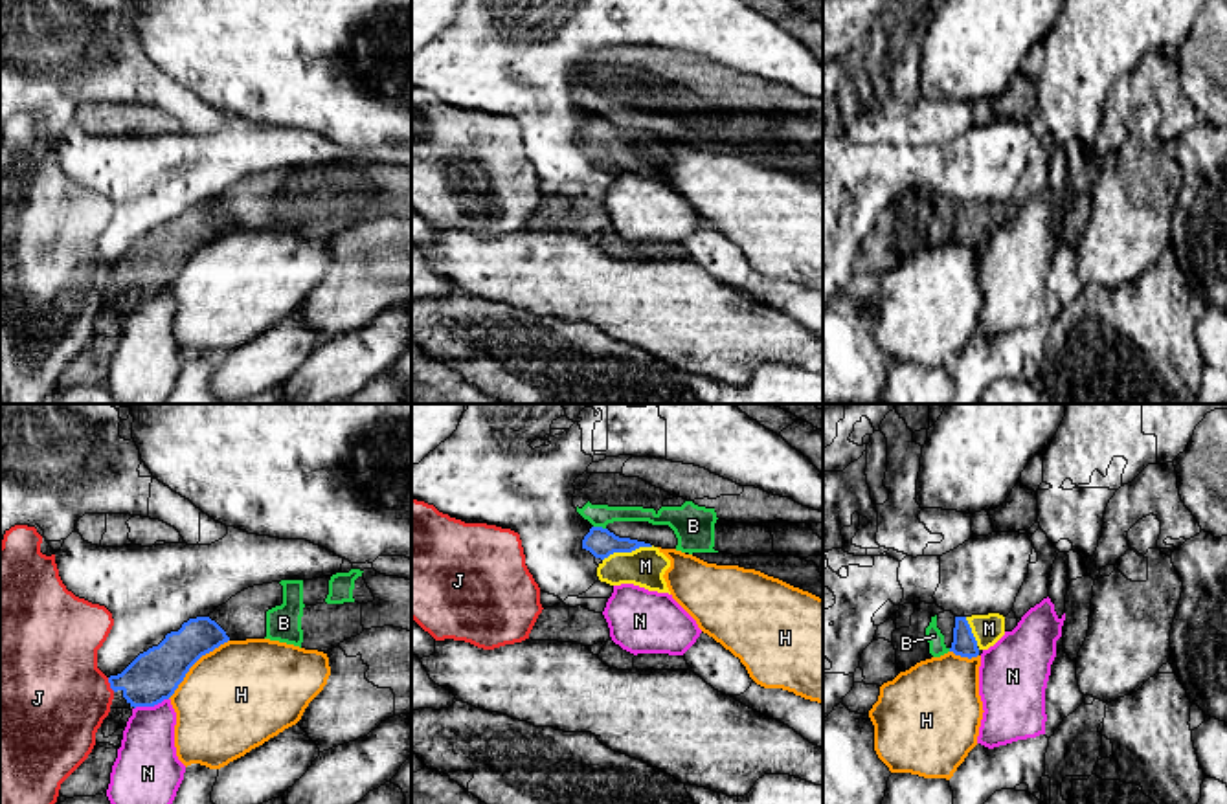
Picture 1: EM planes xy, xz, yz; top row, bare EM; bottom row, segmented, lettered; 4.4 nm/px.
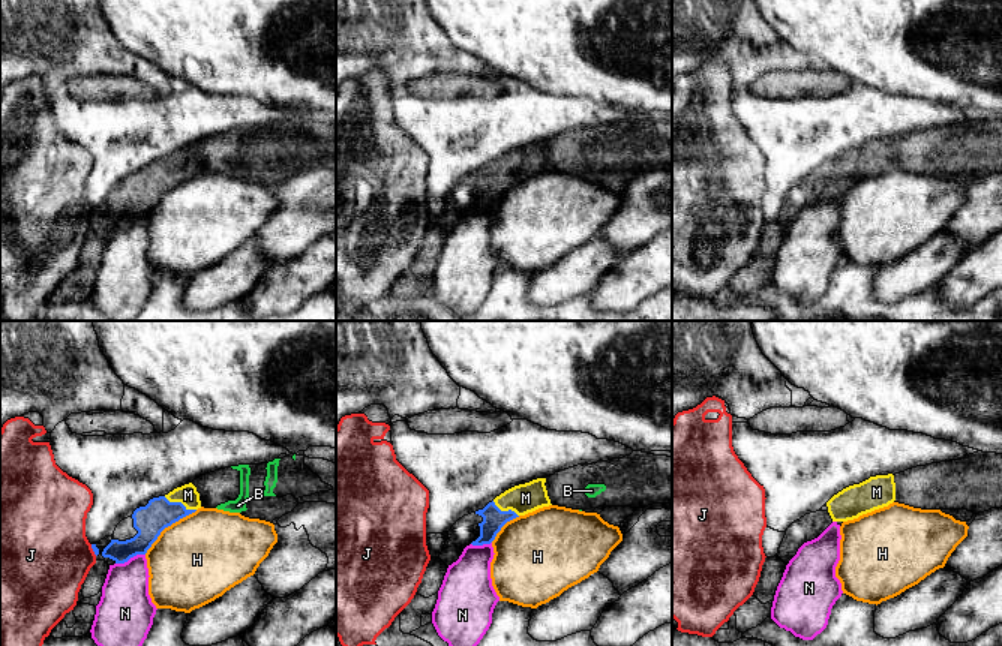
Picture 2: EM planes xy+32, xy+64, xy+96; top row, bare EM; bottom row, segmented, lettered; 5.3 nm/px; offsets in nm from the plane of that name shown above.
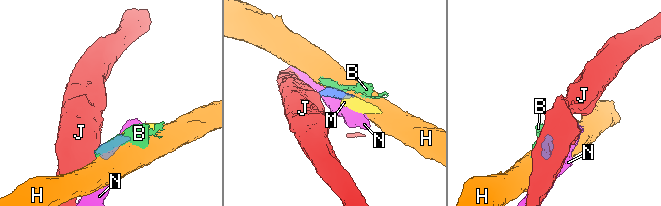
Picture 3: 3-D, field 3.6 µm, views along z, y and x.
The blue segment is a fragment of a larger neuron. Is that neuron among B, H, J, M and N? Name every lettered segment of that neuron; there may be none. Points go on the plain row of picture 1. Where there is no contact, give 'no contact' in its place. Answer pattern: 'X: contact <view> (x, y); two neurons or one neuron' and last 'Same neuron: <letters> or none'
B: contact xz (599, 116); two neurons
H: contact xy (193, 252); two neurons
J: contact xy (111, 274); two neurons
M: contact xz (627, 140); one neuron
N: contact xy (151, 294); two neurons
Same neuron: M

